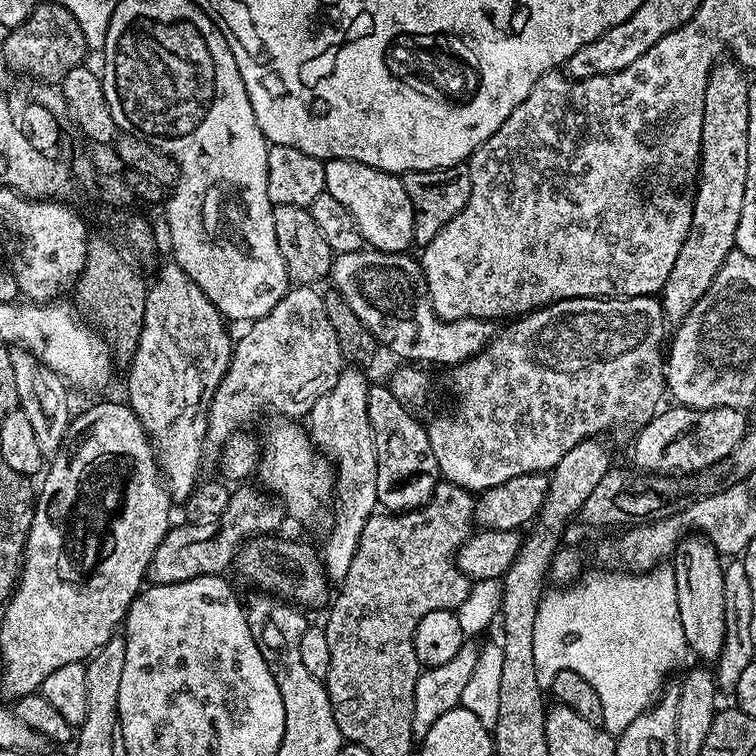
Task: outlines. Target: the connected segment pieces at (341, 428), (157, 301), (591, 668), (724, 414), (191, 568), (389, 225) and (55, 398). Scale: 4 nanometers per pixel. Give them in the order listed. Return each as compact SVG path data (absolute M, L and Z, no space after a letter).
M346 366L340 372L334 390L327 391L314 404L308 415L309 435L319 451L336 457L334 461L334 512L371 512L377 509L377 447L373 426L370 424L367 401L370 379L358 366Z
M167 263L157 272L154 282L149 283L138 350L135 351L135 356L126 370L128 372L126 402L152 439L169 499L173 503L183 504L188 500L200 478L198 472L205 453L208 408L229 368L234 342L228 336L224 318L206 298L201 288L176 263Z
M661 563L648 572L604 571L608 572L581 575L575 582L556 590L560 592L549 591L541 599L534 618L534 666L542 686L551 685L554 674L562 670L582 674L602 702L604 731L619 738L638 714L660 699L666 687L664 679L683 662L690 649L682 631L682 617L678 615L678 586L671 563Z
M665 407L639 429L631 463L641 472L695 474L712 468L730 455L747 434L750 421L738 408Z
M259 486L244 488L233 494L230 502L226 502L226 511L218 522L206 522L206 526L198 526L187 522L169 527L168 533L158 542L158 550L154 550L154 558L150 558L148 575L149 585L173 584L186 582L199 576L218 576L233 567L240 547L254 536L271 536L279 533L280 523L286 520L284 505L270 492Z
M325 160L325 189L354 214L354 222L358 222L358 230L362 230L362 238L369 249L377 252L403 252L414 244L414 206L410 202L410 194L406 194L403 179L397 173L383 172L374 166L366 166L353 160Z
M16 346L11 349L14 366L14 382L18 386L19 411L30 418L30 426L34 426L34 435L38 437L38 450L46 458L52 458L65 443L64 435L70 432L70 415L68 416L69 385L53 368L48 368L39 358L33 356L27 348Z

